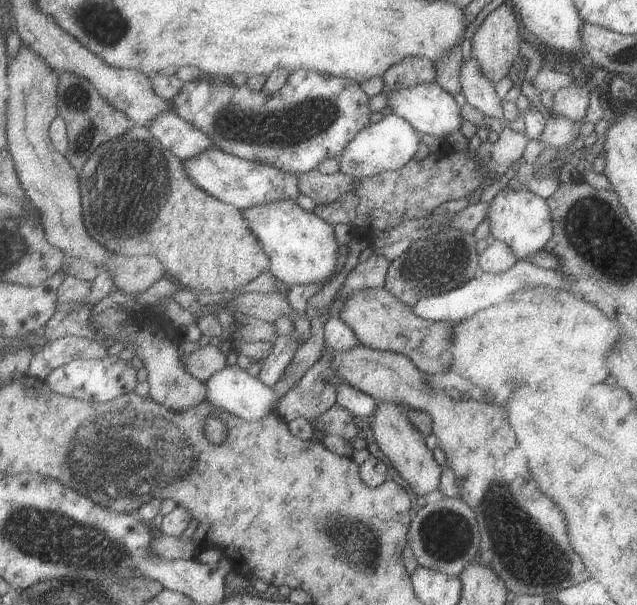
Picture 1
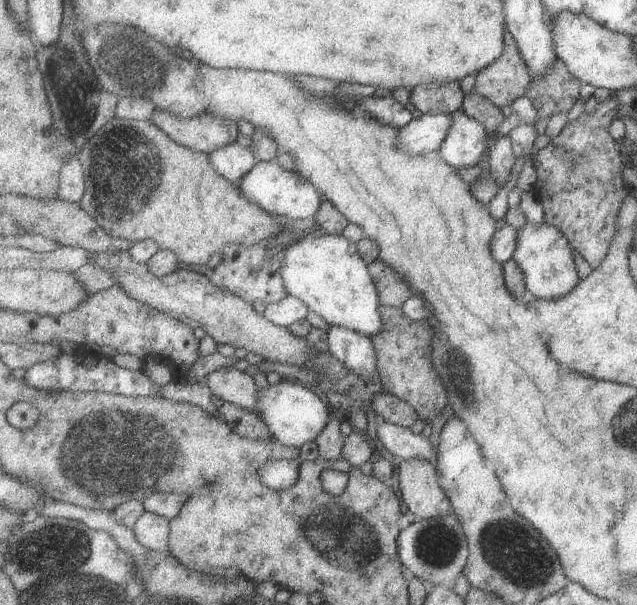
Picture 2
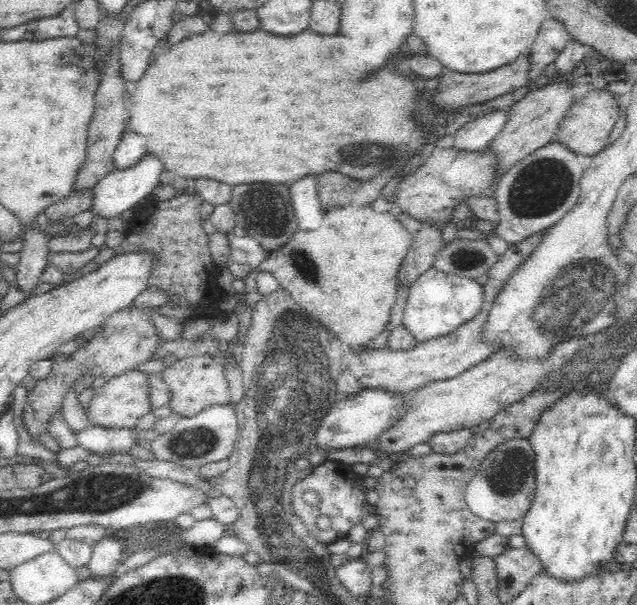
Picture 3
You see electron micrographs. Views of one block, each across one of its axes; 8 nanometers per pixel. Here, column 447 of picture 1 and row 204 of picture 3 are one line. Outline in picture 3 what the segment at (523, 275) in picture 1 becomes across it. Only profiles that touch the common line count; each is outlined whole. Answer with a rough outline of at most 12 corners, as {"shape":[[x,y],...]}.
{"shape":[[318,179],[288,184],[297,225],[316,230],[324,218]]}

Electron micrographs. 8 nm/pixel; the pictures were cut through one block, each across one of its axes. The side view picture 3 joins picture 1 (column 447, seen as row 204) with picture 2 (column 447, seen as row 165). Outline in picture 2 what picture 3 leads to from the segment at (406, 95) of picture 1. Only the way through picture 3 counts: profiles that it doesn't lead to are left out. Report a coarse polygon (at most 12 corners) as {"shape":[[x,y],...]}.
{"shape":[[463,108],[440,150],[456,169],[482,165],[486,128]]}

